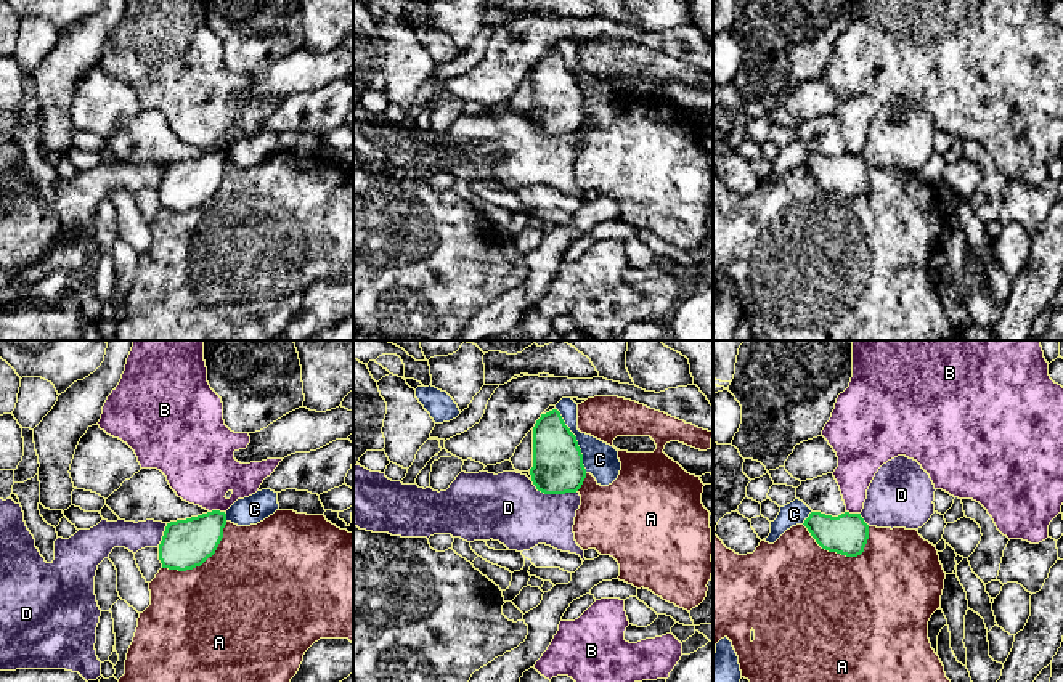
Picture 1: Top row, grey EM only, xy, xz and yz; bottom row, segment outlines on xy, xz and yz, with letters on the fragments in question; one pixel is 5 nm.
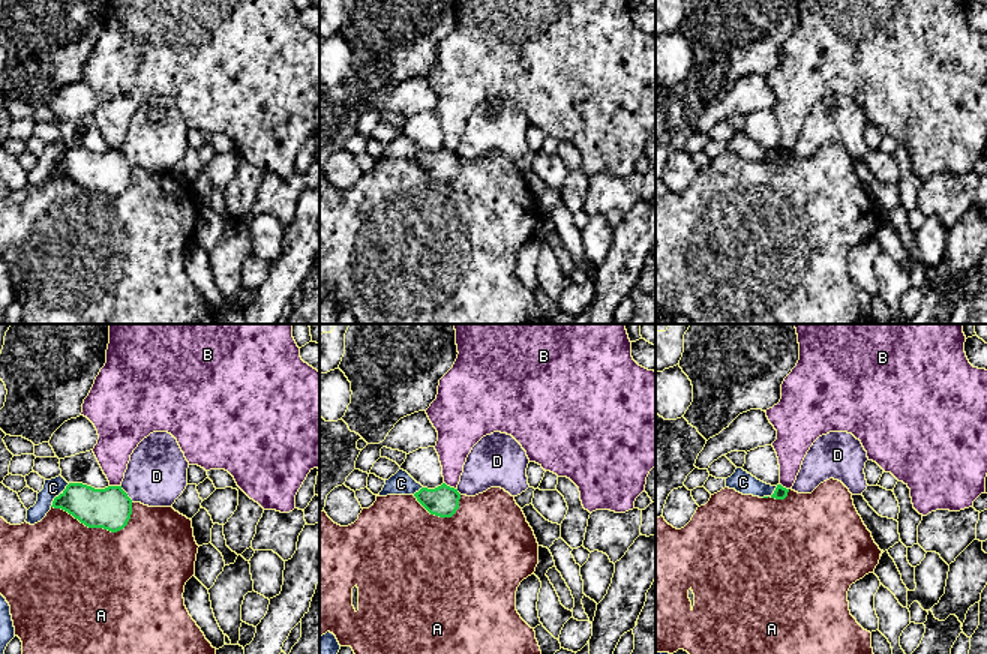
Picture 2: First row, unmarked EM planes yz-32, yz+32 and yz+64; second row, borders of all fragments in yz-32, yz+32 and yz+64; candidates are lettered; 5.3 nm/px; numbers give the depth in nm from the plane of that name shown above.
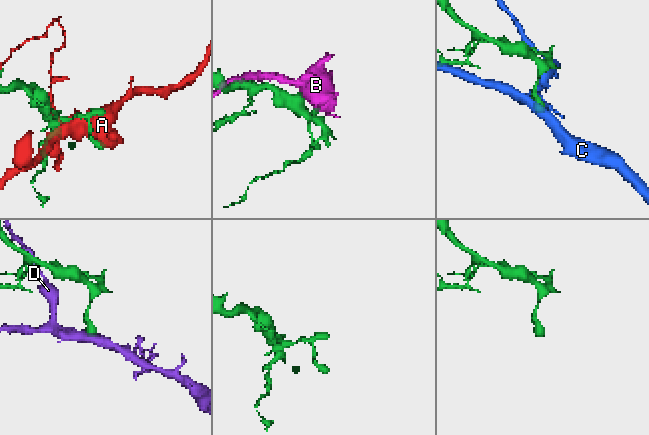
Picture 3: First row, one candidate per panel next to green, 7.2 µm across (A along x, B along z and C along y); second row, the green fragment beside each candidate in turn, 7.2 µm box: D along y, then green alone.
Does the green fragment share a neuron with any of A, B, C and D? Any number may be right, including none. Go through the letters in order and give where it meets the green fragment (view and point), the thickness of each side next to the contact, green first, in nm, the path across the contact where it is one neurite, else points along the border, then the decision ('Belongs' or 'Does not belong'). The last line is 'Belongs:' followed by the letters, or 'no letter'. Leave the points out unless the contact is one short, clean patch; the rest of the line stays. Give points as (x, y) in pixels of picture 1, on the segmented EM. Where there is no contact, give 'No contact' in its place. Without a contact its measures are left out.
A: Touches green at yz (837, 552). Thickness 200 nm (green) against 500 nm. Does not belong
B: Touches green at xy (215, 511). Thickness 240 nm (green) against 360 nm. Boundary: xy (224, 511), (209, 512). Does not belong
C: Touches green at xz (575, 440). Thickness 260 nm (green) against 170 nm. Does not belong
D: Touches green at xz (553, 493). Thickness 260 nm (green) against 340 nm. Does not belong
Belongs: no letter

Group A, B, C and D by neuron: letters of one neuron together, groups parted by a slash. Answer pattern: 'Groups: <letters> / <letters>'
Groups: A / B / C / D

